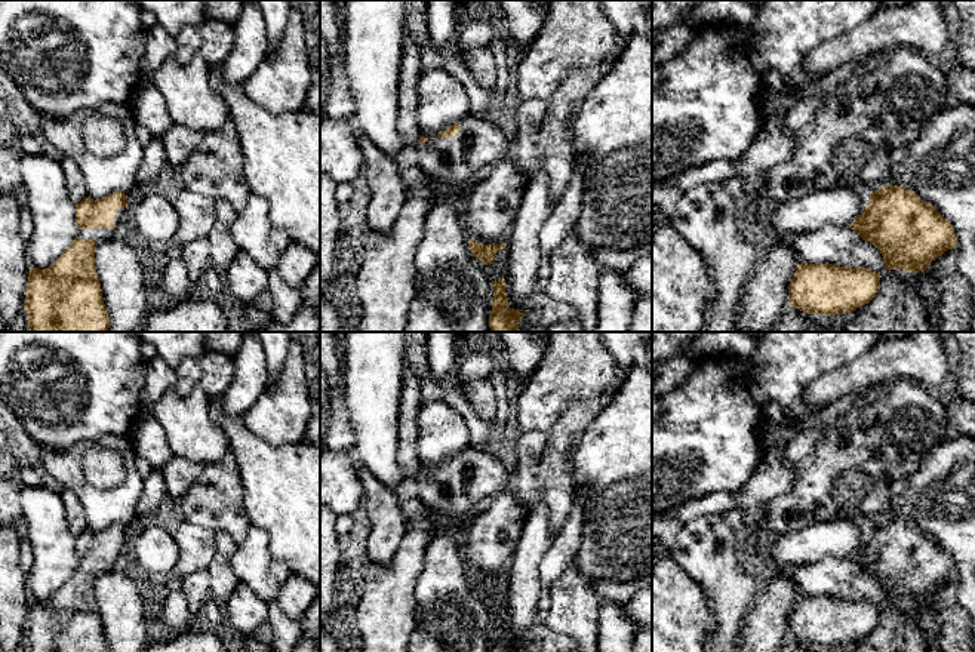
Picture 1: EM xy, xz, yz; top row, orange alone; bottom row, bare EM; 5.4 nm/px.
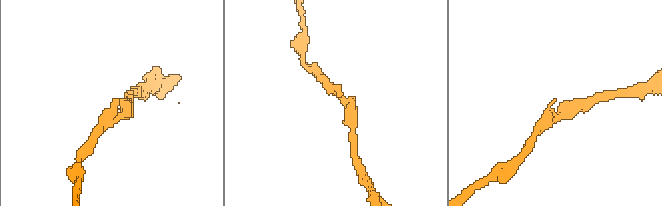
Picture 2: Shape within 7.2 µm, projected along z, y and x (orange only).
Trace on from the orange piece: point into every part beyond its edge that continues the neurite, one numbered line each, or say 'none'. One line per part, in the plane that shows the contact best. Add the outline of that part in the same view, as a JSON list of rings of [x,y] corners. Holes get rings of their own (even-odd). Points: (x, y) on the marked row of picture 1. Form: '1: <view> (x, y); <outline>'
1: xy (98, 234); [[[138,191],[135,196],[127,196],[126,202],[127,202],[127,207],[124,209],[117,209],[116,212],[116,218],[114,218],[114,228],[92,228],[92,230],[79,230],[76,239],[92,239],[95,240],[98,244],[108,240],[110,237],[113,237],[114,234],[117,234],[123,225],[127,222],[127,216],[129,216],[129,210],[135,202],[135,199],[141,194],[141,191]]]

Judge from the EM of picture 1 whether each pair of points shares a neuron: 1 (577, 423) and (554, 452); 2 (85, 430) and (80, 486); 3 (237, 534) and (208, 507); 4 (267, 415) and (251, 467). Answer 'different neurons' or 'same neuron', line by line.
1: same neuron
2: different neurons
3: same neuron
4: different neurons

